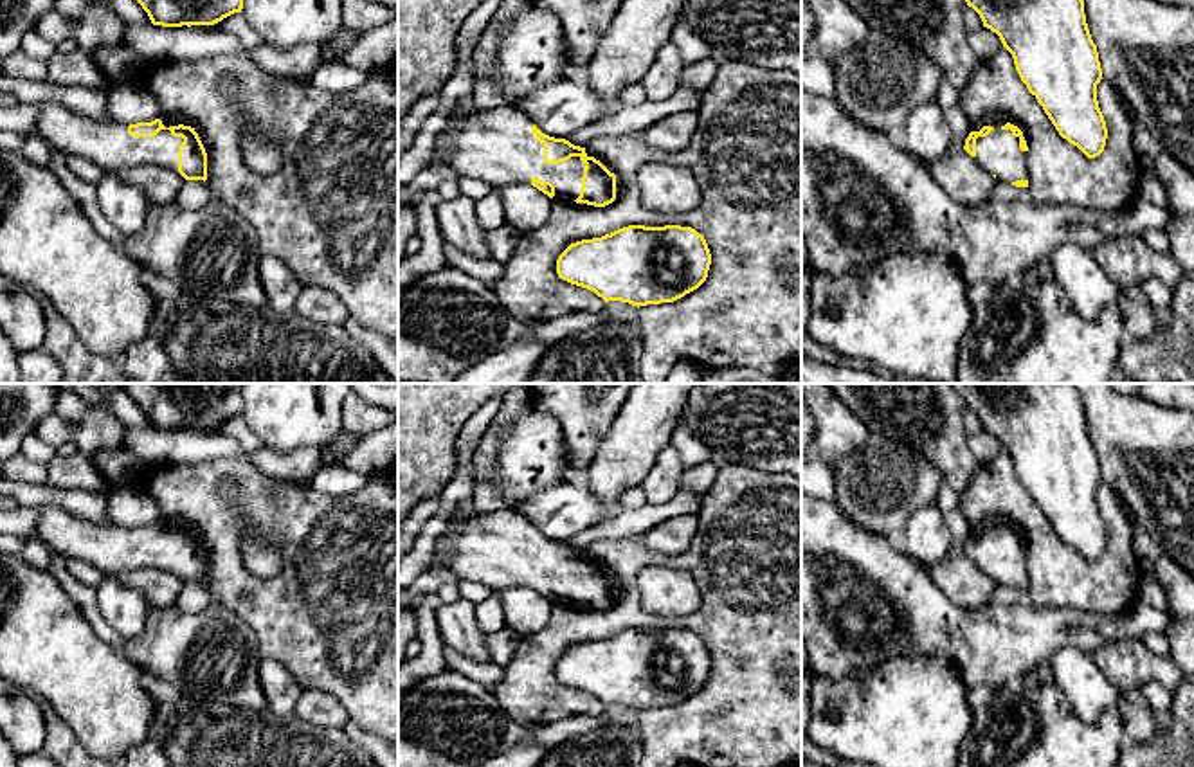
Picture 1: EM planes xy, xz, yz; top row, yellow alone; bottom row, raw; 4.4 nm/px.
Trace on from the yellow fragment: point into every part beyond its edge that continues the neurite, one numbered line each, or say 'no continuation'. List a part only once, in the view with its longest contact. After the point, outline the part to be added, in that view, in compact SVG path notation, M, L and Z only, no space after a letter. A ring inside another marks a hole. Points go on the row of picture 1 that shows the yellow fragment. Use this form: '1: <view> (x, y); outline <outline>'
1: xz (497, 146); outline M517 106L472 110L461 126L447 121L434 139L434 151L447 151L447 166L461 178L484 180L493 187L531 184L537 176L555 185L556 202L574 202L582 191L585 164L571 157L560 164L544 162L544 144L531 131L533 122Z

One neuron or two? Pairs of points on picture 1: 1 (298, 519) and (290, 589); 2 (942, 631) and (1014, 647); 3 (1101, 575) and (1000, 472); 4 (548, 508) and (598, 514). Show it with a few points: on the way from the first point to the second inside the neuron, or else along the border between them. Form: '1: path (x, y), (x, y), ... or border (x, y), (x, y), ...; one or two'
1: path (298, 537), (298, 571); one
2: path (960, 636), (996, 645); one
3: path (1070, 566), (1011, 503); one
4: path (560, 510), (586, 510); one

